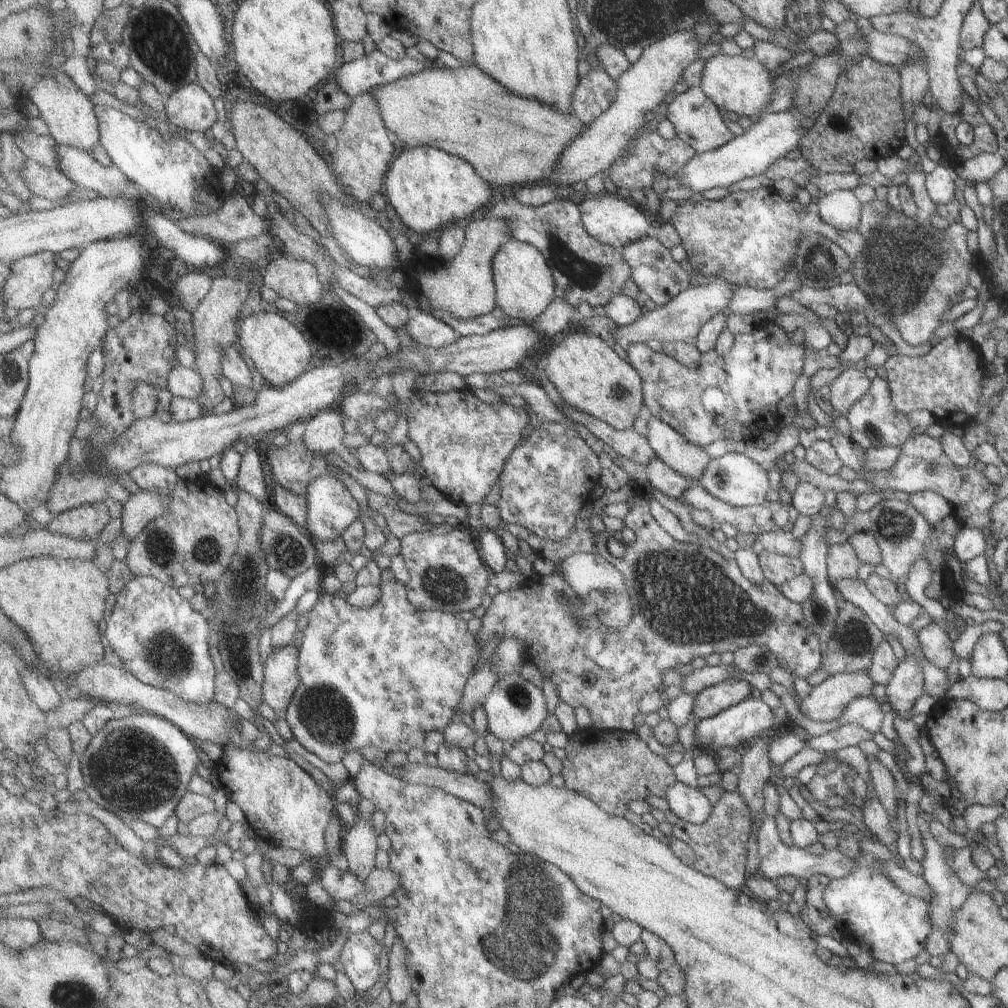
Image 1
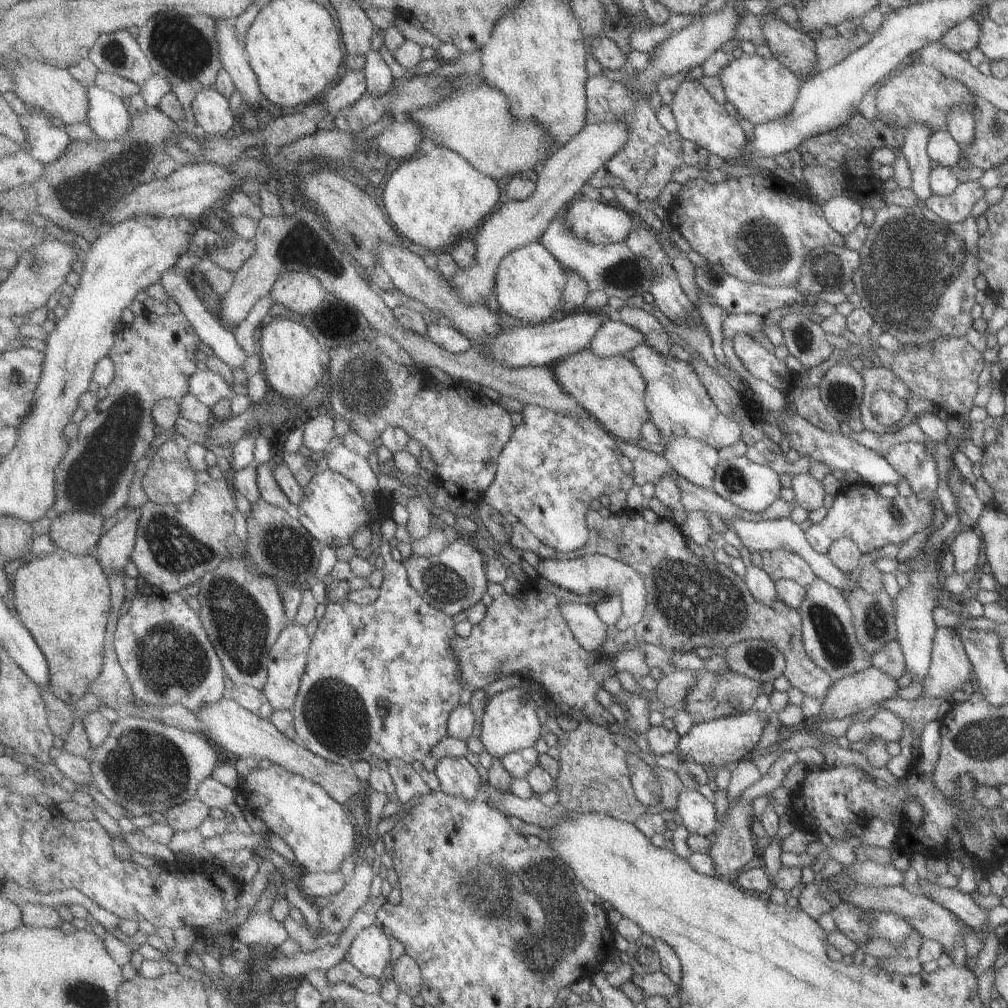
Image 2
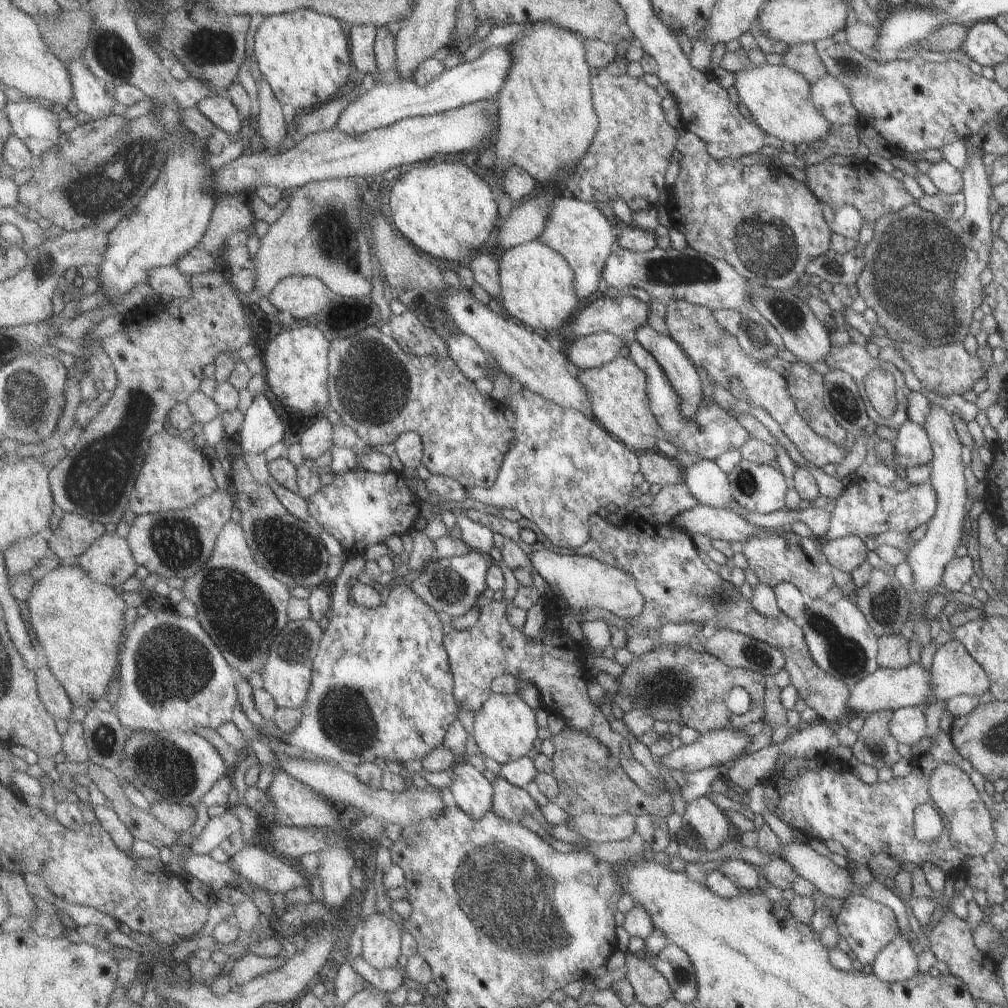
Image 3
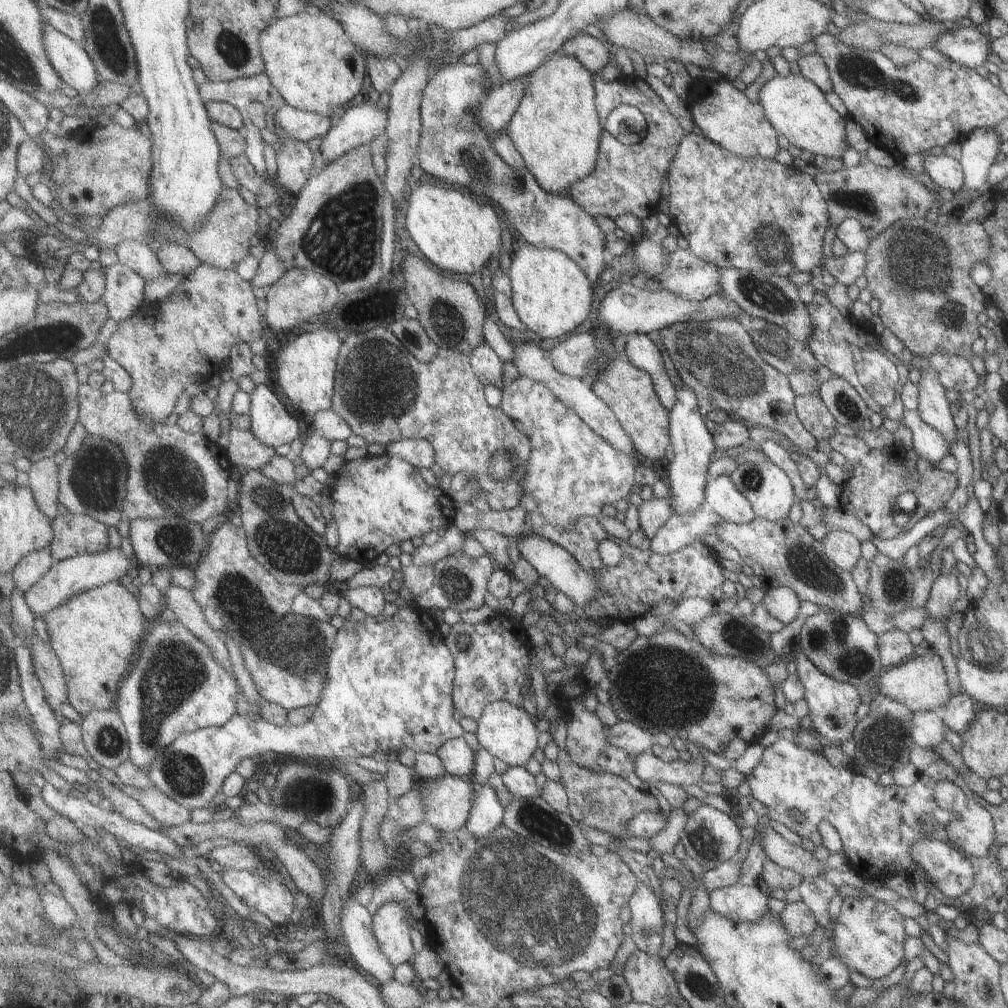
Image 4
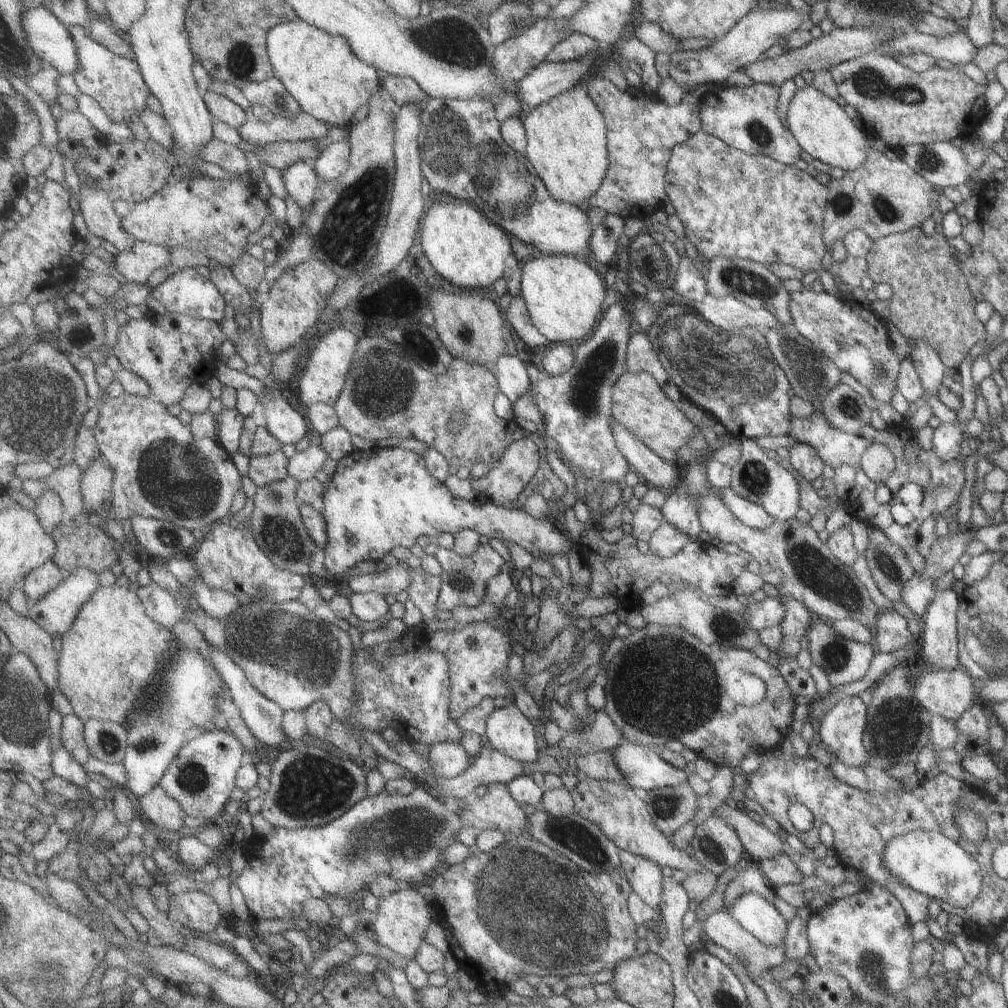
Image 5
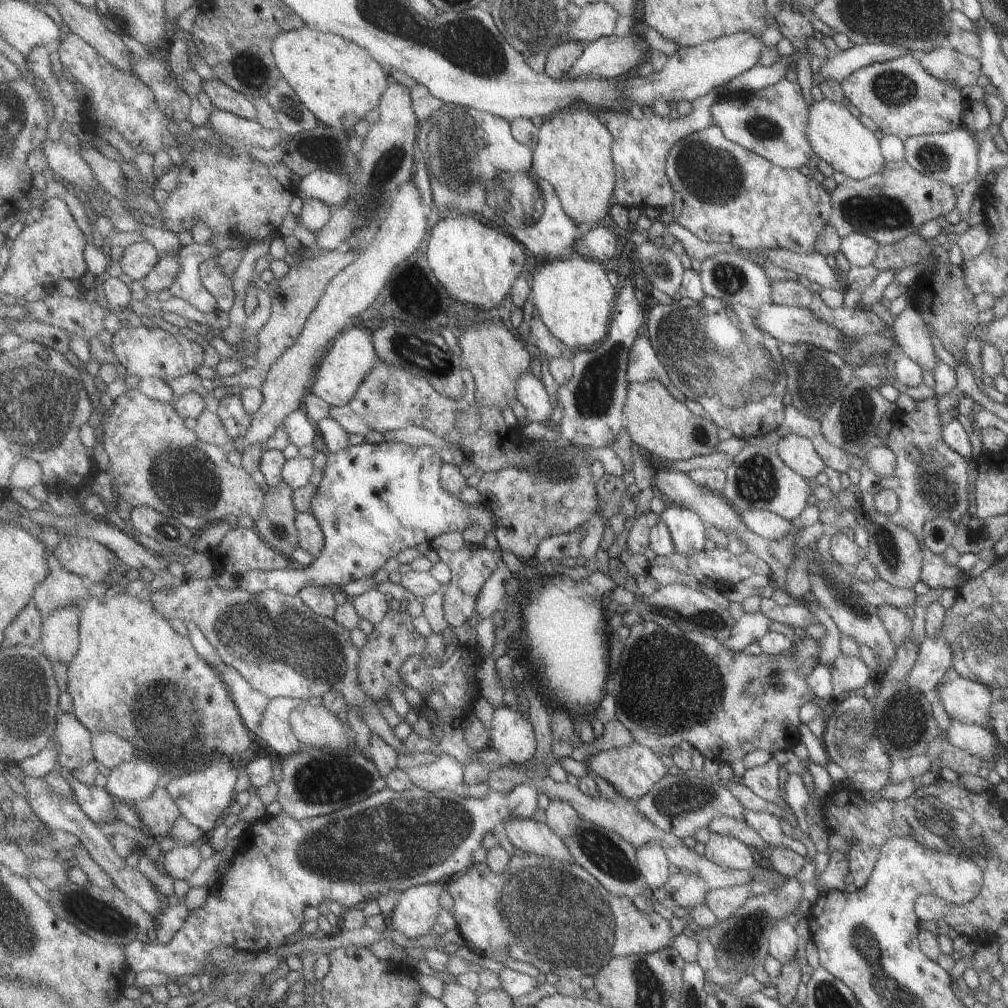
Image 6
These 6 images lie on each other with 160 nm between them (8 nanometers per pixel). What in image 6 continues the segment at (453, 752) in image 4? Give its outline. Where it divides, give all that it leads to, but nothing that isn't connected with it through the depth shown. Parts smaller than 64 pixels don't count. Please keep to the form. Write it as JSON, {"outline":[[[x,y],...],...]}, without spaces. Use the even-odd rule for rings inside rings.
{"outline":[[[447,753],[439,754],[439,759],[428,765],[420,765],[405,769],[415,786],[434,791],[447,789],[457,790],[463,782],[463,768],[465,765]]]}

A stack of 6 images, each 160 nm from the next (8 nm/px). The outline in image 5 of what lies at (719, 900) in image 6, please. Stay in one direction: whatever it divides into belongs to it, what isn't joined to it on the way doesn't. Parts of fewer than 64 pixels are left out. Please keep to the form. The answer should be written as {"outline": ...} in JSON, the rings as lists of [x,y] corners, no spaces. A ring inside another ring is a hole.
{"outline":[[[751,861],[749,866],[739,872],[739,874],[729,882],[723,898],[723,907],[729,907],[735,903],[739,897],[745,893],[757,893],[768,899],[769,902],[775,902],[777,894],[773,886],[769,883],[766,876],[761,874],[761,869],[756,864],[757,862]]]}

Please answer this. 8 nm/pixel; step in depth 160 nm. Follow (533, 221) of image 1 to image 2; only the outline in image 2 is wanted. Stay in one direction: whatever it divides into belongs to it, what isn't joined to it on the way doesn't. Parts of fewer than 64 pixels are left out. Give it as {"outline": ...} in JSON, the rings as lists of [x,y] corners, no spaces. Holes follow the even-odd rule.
{"outline":[[[565,208],[559,213],[539,240],[565,268],[579,273],[580,277],[587,281],[592,291],[603,290],[607,296],[615,296],[623,301],[635,294],[642,296],[645,292],[650,292],[656,270],[647,257],[634,253],[625,242],[602,245],[579,238],[572,228],[570,232],[567,212]]]}

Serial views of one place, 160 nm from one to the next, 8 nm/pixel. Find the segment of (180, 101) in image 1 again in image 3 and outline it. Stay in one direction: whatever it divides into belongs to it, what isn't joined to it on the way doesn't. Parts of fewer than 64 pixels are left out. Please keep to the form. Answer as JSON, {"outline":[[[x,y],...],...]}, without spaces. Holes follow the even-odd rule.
{"outline":[[[211,95],[198,102],[199,110],[227,135],[237,134],[243,126],[240,110],[229,97]]]}

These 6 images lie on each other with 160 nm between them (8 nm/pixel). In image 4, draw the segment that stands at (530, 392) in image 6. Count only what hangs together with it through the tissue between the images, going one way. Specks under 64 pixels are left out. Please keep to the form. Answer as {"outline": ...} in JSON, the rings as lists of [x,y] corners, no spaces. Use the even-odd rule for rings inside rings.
{"outline":[[[485,344],[472,350],[469,354],[477,376],[485,385],[494,384],[503,390],[503,366],[505,361],[501,360],[491,346]]]}

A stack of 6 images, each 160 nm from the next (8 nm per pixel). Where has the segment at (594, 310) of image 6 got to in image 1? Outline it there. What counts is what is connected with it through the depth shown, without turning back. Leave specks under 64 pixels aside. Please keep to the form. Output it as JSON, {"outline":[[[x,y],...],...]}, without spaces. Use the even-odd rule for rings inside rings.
{"outline":[[[516,239],[509,240],[493,258],[493,278],[496,283],[496,302],[505,315],[529,320],[541,317],[556,301],[557,282],[545,256],[531,244]]]}

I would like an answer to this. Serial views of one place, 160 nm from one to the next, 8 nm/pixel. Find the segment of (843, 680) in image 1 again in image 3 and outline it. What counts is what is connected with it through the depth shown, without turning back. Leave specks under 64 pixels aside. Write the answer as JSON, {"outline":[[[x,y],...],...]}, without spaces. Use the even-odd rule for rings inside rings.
{"outline":[[[909,663],[902,669],[888,669],[877,667],[871,674],[865,676],[848,687],[848,708],[851,714],[863,714],[875,712],[881,709],[895,709],[905,707],[919,707],[930,696],[932,676],[929,670],[922,669],[918,663]]]}

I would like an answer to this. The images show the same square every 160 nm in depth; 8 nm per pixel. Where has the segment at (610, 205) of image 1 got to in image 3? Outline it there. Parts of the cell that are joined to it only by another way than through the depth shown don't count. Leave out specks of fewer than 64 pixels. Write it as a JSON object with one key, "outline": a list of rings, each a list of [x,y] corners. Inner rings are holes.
{"outline":[[[564,193],[552,204],[552,212],[539,239],[569,261],[576,271],[577,294],[581,298],[587,298],[597,292],[597,284],[601,282],[606,262],[615,249],[619,234],[615,232],[613,222],[603,214],[597,204]]]}

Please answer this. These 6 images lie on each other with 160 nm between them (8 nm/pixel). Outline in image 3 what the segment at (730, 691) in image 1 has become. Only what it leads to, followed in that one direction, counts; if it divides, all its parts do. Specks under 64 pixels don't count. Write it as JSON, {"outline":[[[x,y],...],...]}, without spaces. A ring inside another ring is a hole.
{"outline":[[[661,645],[636,657],[617,677],[619,692],[628,696],[635,709],[642,709],[655,720],[677,722],[701,735],[713,729],[741,730],[758,720],[765,720],[766,676],[754,670],[727,666],[706,650],[697,652],[689,645]],[[739,686],[750,696],[749,711],[742,715],[731,712],[725,704],[725,694]]]}

